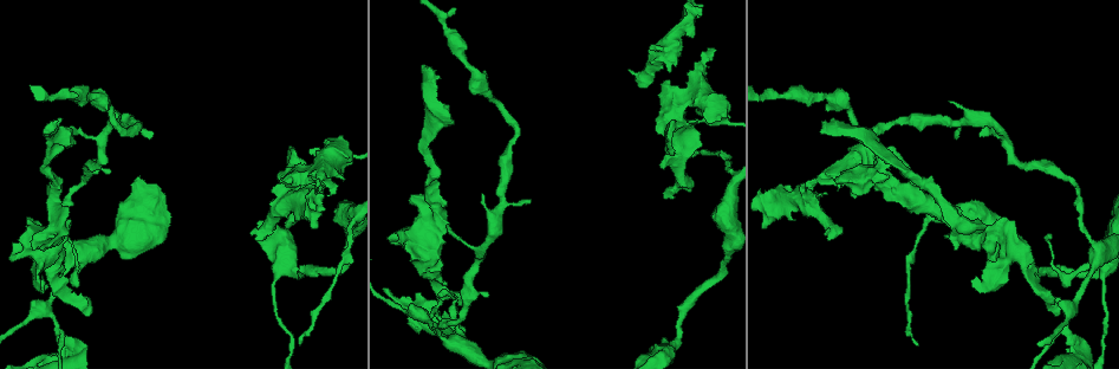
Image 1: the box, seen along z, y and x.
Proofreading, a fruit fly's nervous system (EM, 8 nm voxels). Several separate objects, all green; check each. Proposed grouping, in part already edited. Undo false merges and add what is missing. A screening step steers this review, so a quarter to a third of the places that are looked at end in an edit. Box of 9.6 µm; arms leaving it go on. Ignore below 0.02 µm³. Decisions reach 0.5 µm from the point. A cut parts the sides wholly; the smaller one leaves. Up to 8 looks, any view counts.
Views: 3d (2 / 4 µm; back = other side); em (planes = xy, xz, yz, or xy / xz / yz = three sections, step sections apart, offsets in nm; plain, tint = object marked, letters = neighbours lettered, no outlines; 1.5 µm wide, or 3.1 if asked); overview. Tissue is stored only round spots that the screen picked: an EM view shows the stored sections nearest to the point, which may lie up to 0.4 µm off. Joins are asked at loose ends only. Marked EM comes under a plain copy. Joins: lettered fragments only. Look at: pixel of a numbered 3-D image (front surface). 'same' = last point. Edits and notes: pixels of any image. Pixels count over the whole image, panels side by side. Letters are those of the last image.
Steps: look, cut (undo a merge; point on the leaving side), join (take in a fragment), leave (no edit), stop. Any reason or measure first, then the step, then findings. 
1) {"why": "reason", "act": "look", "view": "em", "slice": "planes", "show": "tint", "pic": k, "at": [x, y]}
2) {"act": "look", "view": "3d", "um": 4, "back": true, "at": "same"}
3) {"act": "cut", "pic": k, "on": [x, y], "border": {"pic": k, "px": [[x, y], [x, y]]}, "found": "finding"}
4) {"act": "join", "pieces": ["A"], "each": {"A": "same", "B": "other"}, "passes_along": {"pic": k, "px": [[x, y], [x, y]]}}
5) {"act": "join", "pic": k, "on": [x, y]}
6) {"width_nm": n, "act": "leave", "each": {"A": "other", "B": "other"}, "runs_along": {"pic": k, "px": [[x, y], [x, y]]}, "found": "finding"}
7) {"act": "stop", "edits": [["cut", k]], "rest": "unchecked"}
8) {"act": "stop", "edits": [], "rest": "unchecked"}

{"why": "sudden change in width", "act": "look", "view": "em", "slice": "xy", "step": 8, "show": "tint", "pic": 1, "at": [675, 125]}

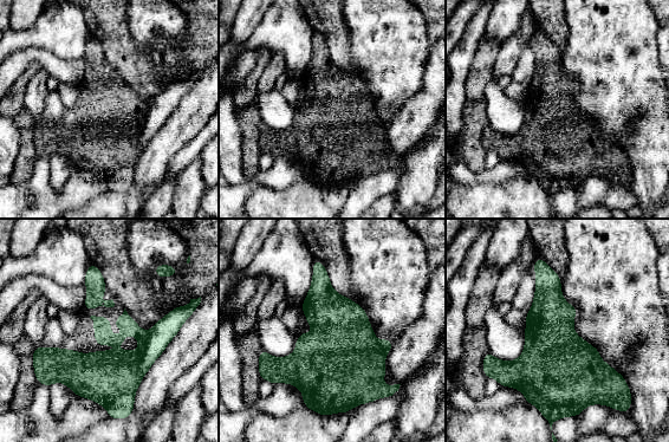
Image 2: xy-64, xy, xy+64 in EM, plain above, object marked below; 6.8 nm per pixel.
{"act": "look", "view": "em", "slice": "xy", "step": 8, "show": "letters", "at": "same"}

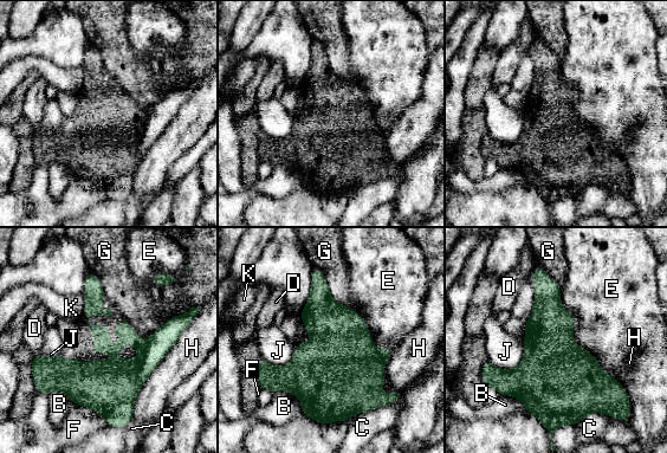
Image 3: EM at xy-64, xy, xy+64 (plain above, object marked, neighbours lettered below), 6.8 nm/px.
{"act": "cut", "pic": 3, "on": [110, 382], "each": {"B": "other", "C": "other", "D": "other", "E": "other", "F": "other", "G": "other", "H": "other", "J": "other", "K": "other"}, "border": {"pic": 3, "px": [[147, 341], [138, 370], [141, 384]]}, "found": "two neurons meet here"}

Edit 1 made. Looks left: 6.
{"act": "look", "view": "overview"}

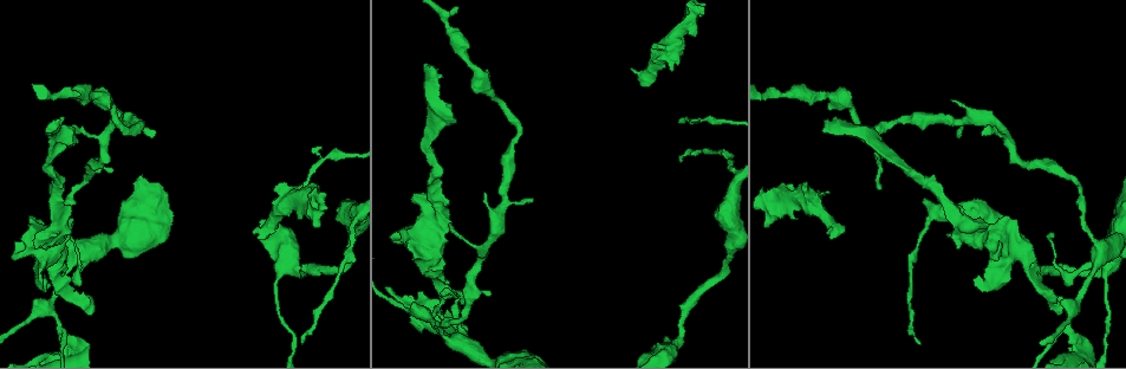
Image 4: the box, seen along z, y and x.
{"why": "an open end", "act": "look", "view": "3d", "um": 2, "pic": 4, "at": [302, 342]}

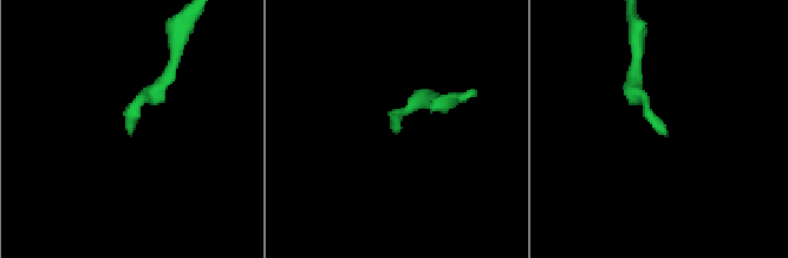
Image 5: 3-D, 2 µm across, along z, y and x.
{"act": "look", "view": "em", "slice": "xz", "step": 4, "show": "tint", "pic": 5, "at": [663, 132]}

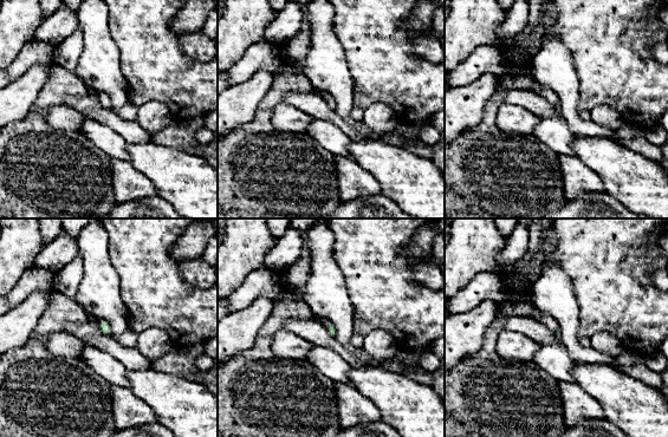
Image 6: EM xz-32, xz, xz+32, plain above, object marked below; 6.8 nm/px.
{"act": "look", "view": "em", "slice": "planes", "show": "letters", "at": "same"}

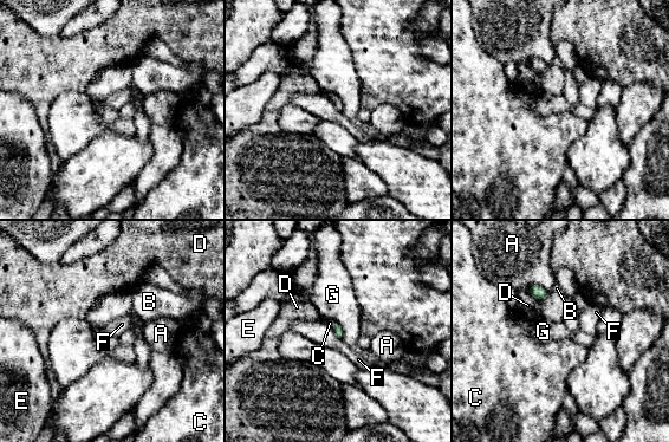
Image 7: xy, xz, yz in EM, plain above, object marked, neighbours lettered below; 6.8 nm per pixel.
{"longest_contact_nm": ["A", 170], "act": "leave", "each": {"A": "other", "B": "other", "C": "other", "D": "other", "E": "other", "F": "other", "G": "other"}, "border": {"pic": 7, "px": [[333, 330], [341, 338]]}, "found": "no lettered fragment goes on from it"}

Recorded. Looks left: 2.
{"act": "stop", "edits": [["cut", 3]], "rest": "unchecked"}

